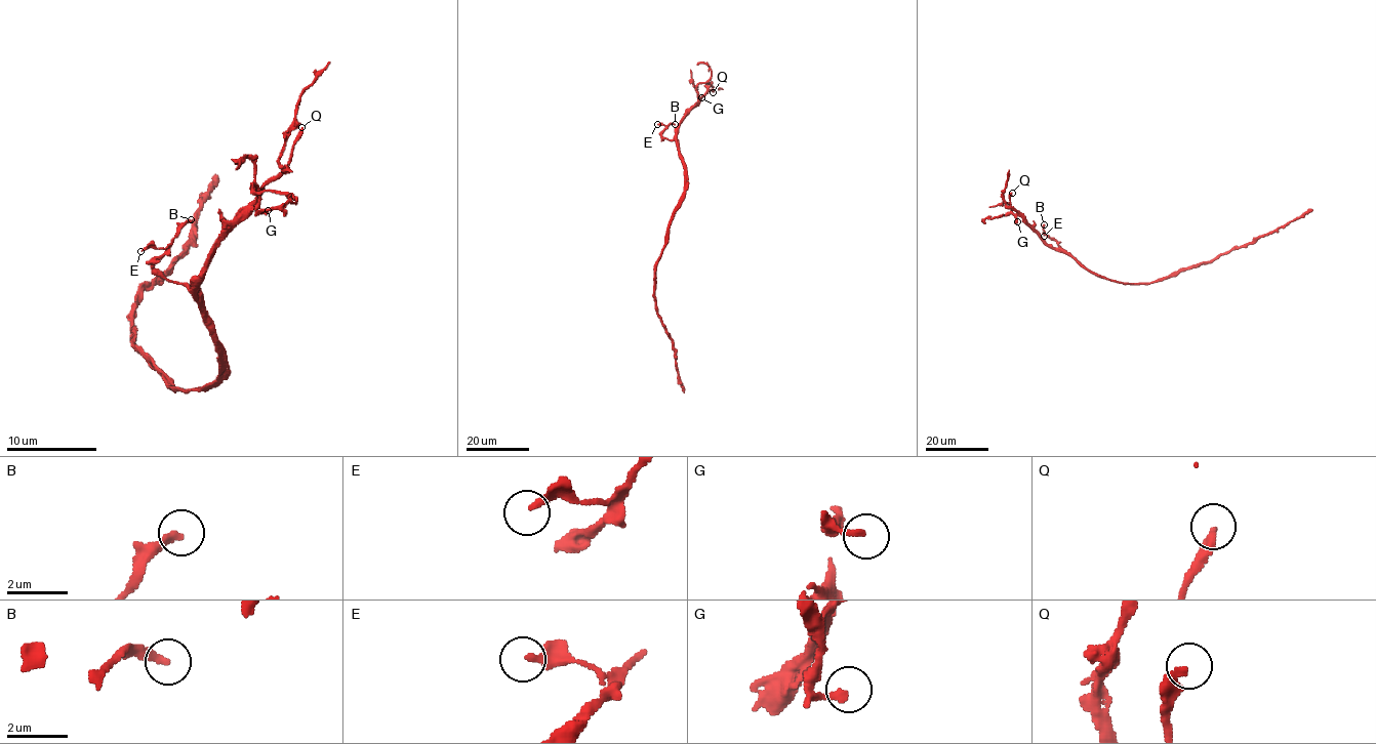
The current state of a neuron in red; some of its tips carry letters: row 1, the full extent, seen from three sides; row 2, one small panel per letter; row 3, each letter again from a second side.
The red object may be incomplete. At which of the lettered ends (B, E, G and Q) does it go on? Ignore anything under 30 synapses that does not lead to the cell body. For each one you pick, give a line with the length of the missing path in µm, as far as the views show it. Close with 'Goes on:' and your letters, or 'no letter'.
Goes on: no letter

